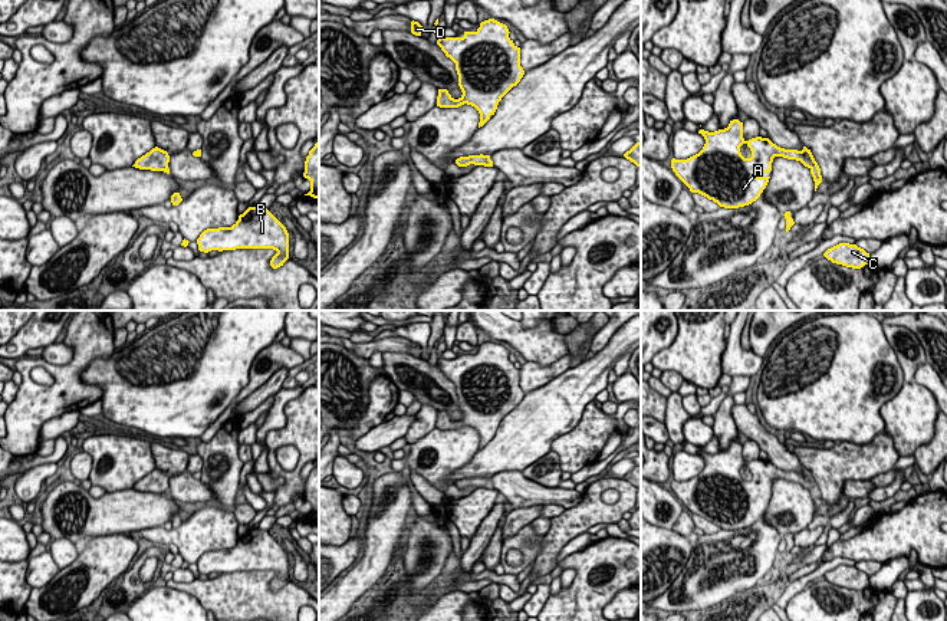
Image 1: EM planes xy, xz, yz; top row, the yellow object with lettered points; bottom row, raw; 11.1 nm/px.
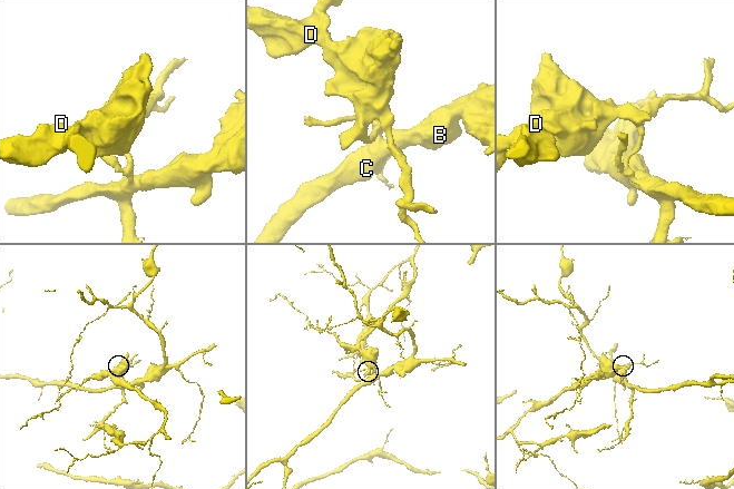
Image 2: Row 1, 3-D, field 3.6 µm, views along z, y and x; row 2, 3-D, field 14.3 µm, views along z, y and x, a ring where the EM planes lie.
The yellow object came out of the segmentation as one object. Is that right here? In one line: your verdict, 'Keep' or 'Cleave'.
Cleave

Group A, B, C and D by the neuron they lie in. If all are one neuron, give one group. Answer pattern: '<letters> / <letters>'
A D / B C

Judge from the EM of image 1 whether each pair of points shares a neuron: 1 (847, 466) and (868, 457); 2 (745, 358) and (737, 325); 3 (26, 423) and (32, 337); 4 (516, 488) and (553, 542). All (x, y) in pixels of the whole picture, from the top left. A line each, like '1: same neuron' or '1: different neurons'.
1: same neuron
2: same neuron
3: different neurons
4: different neurons

